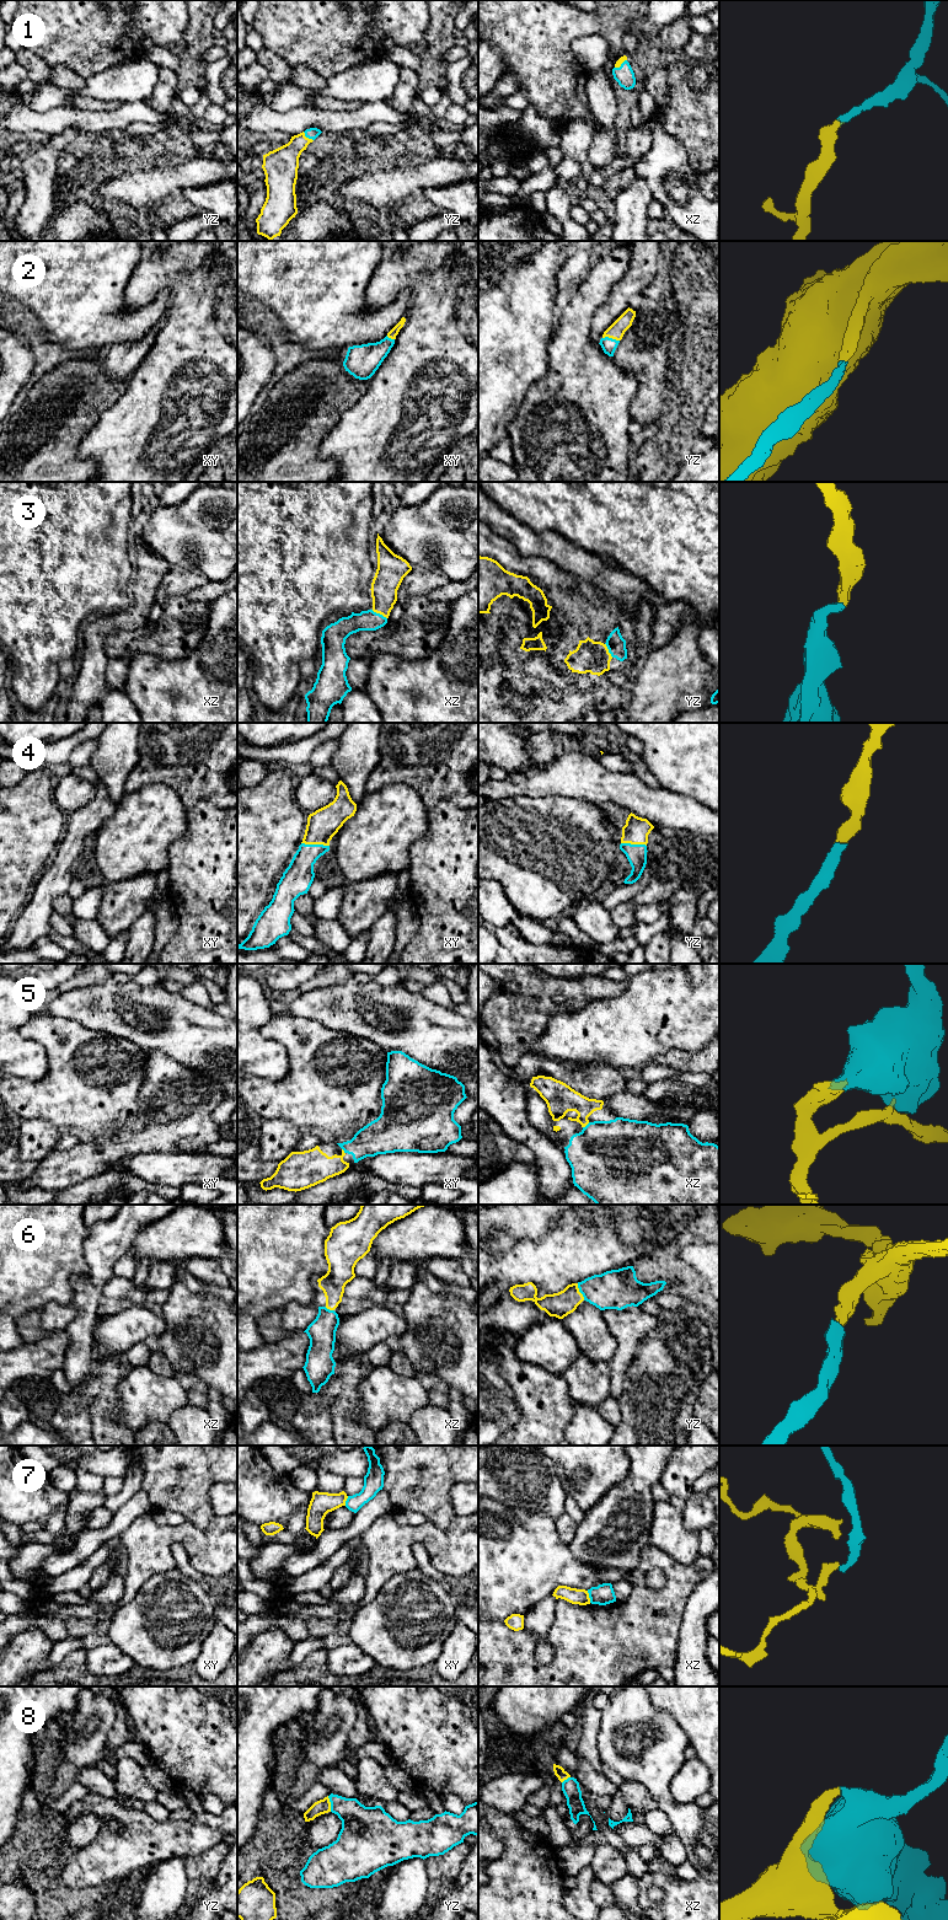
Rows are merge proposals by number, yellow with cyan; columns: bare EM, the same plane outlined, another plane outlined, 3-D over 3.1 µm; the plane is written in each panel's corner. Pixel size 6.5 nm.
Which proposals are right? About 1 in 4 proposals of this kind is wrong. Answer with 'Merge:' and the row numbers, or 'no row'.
Merge: 1, 2, 3, 4, 5, 6, 8

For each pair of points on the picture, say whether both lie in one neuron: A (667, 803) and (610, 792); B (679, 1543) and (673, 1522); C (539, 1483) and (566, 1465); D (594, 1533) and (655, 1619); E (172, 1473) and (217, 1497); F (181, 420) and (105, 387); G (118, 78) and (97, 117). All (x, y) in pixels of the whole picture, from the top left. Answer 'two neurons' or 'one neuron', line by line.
A: one neuron
B: one neuron
C: two neurons
D: two neurons
E: two neurons
F: two neurons
G: two neurons

